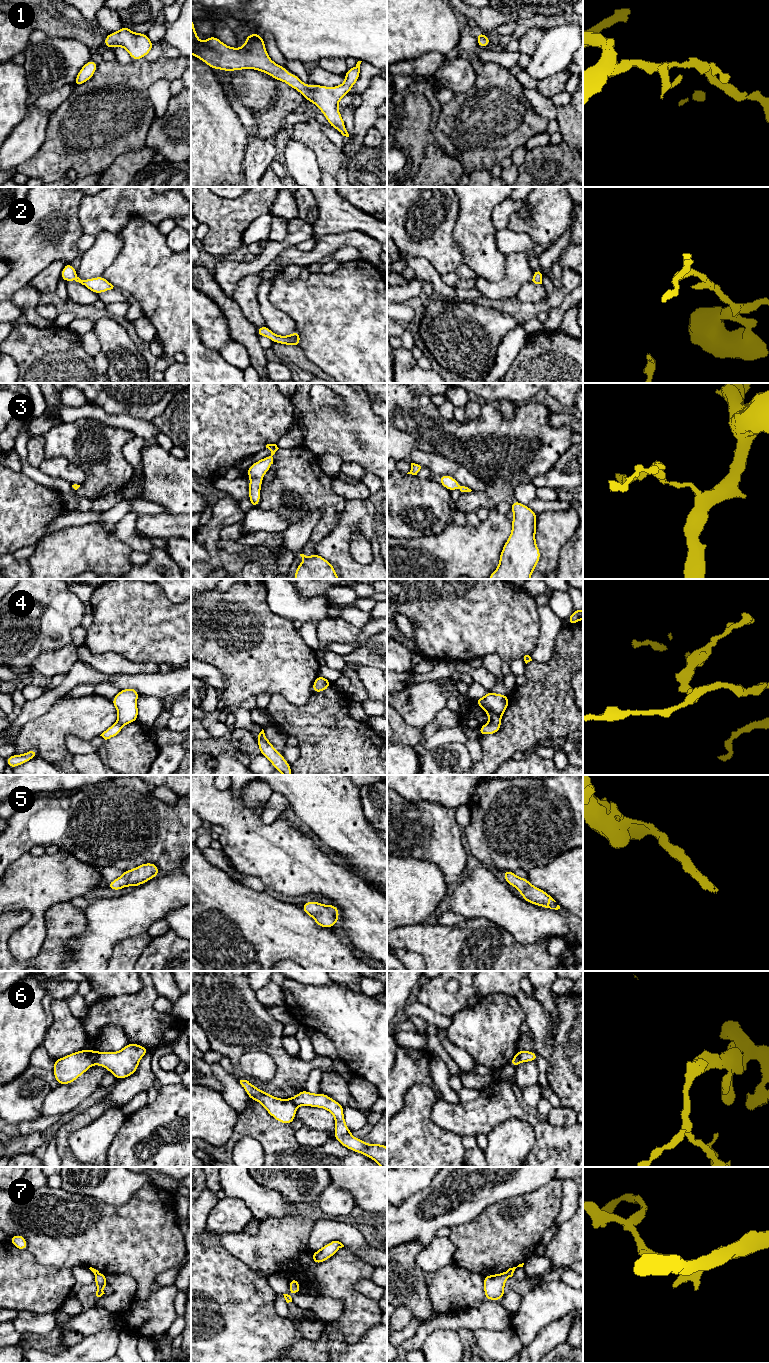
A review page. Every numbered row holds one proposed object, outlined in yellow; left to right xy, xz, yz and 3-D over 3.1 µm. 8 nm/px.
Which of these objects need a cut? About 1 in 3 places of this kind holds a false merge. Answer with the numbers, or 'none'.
4, 6

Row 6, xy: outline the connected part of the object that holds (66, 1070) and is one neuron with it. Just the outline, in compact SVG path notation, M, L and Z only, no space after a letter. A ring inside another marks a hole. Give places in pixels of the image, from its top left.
M80 1050L54 1060L53 1073L59 1085L74 1082L94 1065L98 1051Z

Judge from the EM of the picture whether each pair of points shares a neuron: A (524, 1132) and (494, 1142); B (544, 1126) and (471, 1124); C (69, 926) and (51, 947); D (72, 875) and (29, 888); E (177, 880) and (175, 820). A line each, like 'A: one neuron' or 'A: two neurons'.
A: one neuron
B: one neuron
C: one neuron
D: one neuron
E: two neurons

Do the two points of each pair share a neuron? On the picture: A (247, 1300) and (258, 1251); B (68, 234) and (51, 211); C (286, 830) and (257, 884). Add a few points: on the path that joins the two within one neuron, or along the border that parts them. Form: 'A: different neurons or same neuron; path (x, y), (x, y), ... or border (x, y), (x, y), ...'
A: different neurons; border (232, 1255), (251, 1269)
B: same neuron; path (63, 228), (52, 217)
C: different neurons; border (237, 870), (242, 874), (257, 877), (267, 887)

